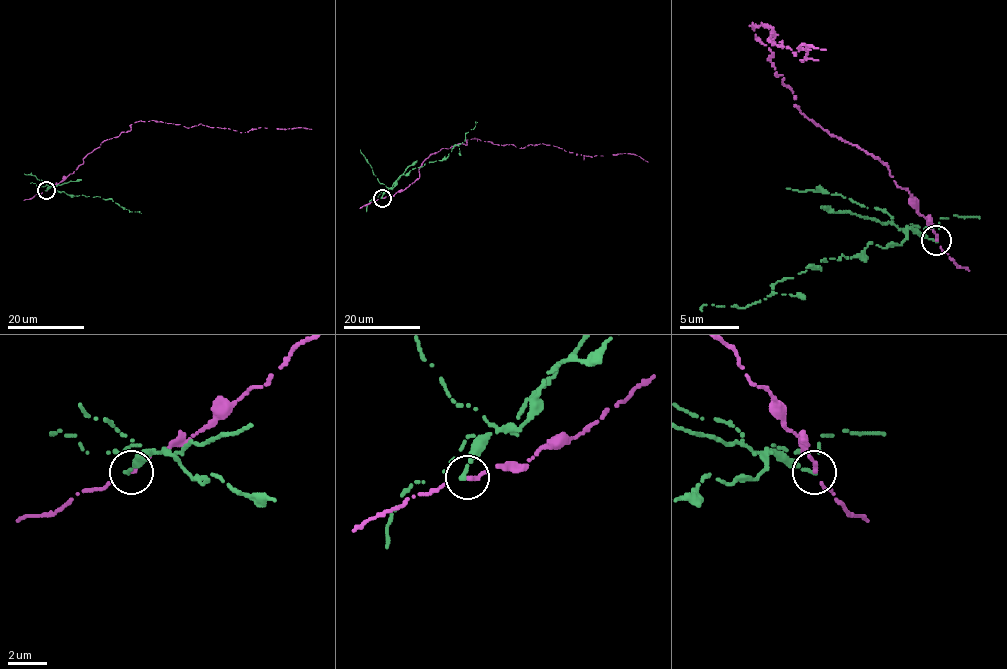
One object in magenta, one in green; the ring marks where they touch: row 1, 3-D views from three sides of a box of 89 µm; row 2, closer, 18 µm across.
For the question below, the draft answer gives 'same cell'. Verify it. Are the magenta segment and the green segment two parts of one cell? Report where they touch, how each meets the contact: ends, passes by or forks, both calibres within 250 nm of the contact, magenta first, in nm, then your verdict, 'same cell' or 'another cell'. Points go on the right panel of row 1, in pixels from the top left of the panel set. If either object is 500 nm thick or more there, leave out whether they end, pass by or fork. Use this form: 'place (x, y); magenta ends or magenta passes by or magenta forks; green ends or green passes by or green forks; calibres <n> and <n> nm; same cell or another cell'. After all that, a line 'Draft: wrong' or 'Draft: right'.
place (936, 240); magenta passes by; green ends; calibres 170 and 220 nm; another cell
Draft: wrong

